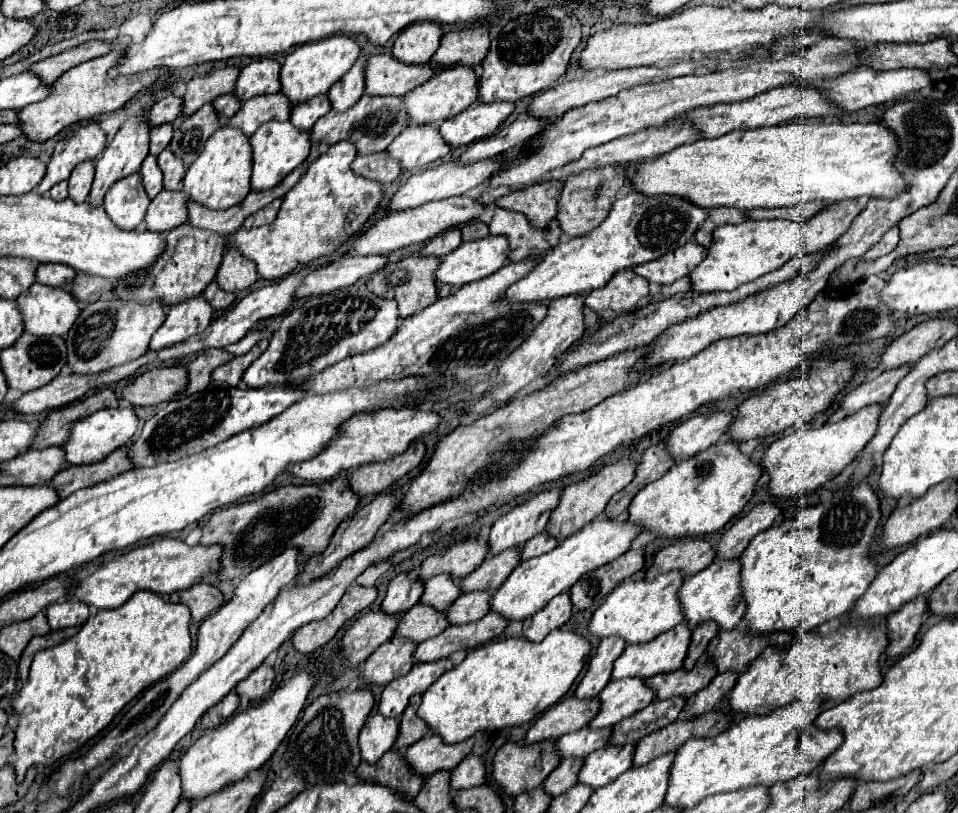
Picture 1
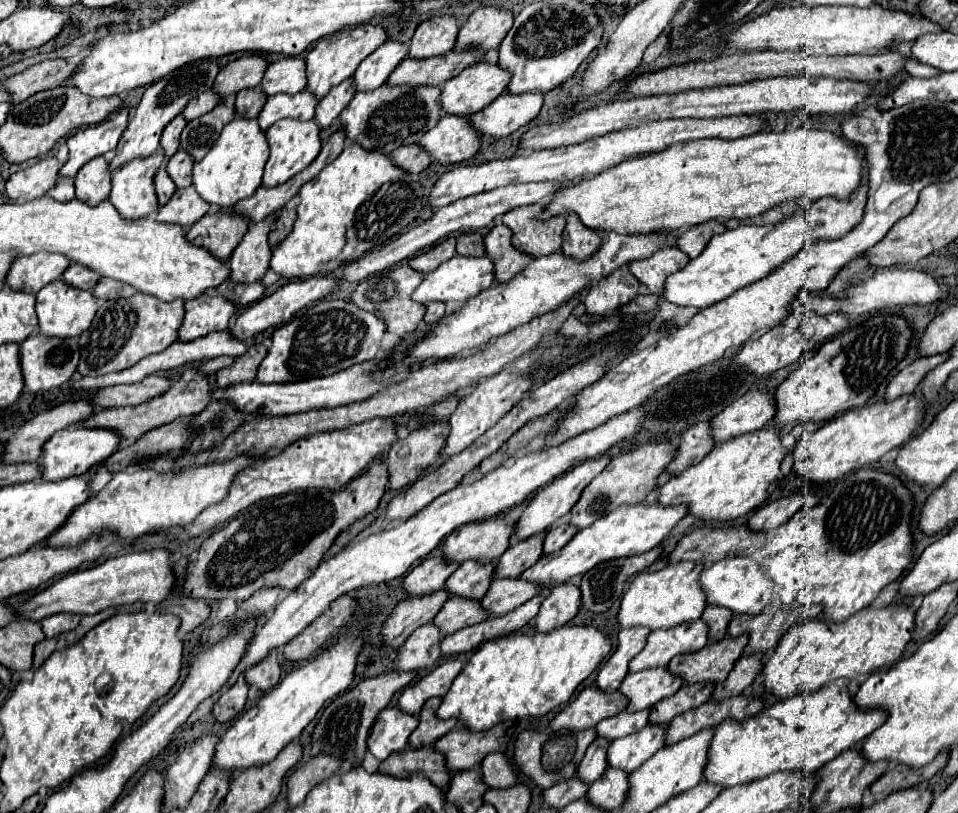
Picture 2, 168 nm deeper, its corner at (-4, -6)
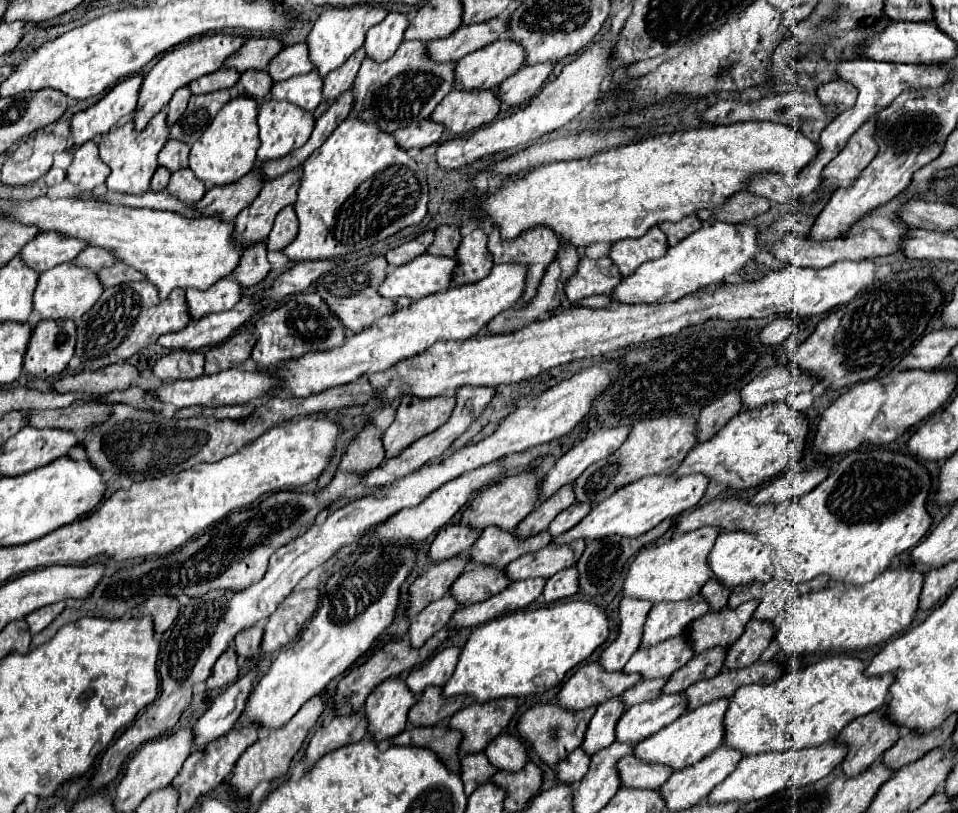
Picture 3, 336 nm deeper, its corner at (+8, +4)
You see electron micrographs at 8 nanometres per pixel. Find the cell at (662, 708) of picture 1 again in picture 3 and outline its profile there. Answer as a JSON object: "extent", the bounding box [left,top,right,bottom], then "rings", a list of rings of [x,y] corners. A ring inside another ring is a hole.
{"extent":[662,647,728,693],"rings":[[[714,647],[704,651],[702,655],[694,655],[682,669],[678,669],[662,689],[664,693],[678,693],[686,691],[692,683],[710,679],[718,675],[724,667],[724,657],[728,653],[728,647]]]}

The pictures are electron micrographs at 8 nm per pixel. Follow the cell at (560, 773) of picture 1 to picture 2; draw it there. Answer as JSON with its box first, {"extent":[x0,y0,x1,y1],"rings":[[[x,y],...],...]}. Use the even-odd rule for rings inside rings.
{"extent":[576,739,610,783],"rings":[[[596,739],[588,751],[584,753],[584,761],[580,761],[580,767],[576,769],[576,779],[584,779],[584,783],[594,783],[596,779],[600,779],[600,775],[606,771],[608,763],[606,763],[606,749],[608,749],[610,741],[606,739]]]}

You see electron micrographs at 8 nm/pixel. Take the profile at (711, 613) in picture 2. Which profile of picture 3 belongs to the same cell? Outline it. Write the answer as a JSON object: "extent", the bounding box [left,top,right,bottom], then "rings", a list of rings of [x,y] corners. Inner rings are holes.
{"extent":[700,579,732,609],"rings":[[[710,579],[700,593],[710,603],[712,609],[724,609],[728,605],[728,597],[732,591],[726,585],[722,585],[718,579]]]}

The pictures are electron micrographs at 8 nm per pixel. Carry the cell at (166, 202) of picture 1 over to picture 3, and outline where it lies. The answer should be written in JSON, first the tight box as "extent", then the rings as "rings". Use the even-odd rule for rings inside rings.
{"extent":[168,167,206,205],"rings":[[[186,167],[186,169],[172,173],[170,183],[168,183],[168,191],[172,195],[176,195],[180,201],[184,201],[186,205],[194,205],[196,201],[200,201],[204,197],[206,185],[192,173],[190,167]]]}

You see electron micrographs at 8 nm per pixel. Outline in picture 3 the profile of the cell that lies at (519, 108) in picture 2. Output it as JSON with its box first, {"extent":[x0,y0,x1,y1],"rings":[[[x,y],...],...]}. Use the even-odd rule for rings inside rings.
{"extent":[498,61,554,107],"rings":[[[550,61],[540,63],[540,65],[524,65],[518,73],[508,77],[498,87],[502,103],[506,103],[508,107],[514,107],[534,97],[542,89],[542,85],[548,81],[552,69],[554,69],[554,63]]]}

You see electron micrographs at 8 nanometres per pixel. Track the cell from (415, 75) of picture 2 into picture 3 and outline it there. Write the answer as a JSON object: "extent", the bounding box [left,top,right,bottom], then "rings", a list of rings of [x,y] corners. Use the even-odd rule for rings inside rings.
{"extent":[428,17,508,61],"rings":[[[496,17],[492,21],[462,25],[450,37],[428,43],[428,55],[434,61],[460,61],[464,55],[494,43],[508,35],[508,17]]]}

